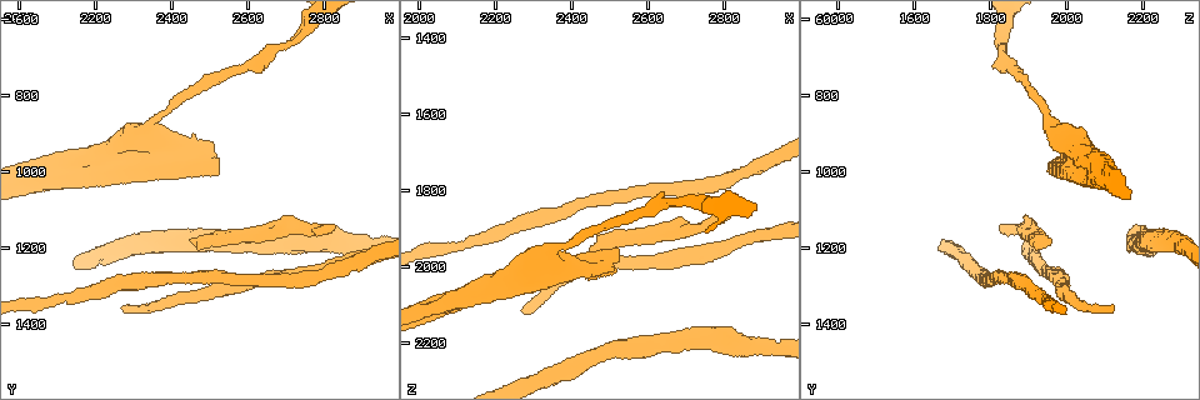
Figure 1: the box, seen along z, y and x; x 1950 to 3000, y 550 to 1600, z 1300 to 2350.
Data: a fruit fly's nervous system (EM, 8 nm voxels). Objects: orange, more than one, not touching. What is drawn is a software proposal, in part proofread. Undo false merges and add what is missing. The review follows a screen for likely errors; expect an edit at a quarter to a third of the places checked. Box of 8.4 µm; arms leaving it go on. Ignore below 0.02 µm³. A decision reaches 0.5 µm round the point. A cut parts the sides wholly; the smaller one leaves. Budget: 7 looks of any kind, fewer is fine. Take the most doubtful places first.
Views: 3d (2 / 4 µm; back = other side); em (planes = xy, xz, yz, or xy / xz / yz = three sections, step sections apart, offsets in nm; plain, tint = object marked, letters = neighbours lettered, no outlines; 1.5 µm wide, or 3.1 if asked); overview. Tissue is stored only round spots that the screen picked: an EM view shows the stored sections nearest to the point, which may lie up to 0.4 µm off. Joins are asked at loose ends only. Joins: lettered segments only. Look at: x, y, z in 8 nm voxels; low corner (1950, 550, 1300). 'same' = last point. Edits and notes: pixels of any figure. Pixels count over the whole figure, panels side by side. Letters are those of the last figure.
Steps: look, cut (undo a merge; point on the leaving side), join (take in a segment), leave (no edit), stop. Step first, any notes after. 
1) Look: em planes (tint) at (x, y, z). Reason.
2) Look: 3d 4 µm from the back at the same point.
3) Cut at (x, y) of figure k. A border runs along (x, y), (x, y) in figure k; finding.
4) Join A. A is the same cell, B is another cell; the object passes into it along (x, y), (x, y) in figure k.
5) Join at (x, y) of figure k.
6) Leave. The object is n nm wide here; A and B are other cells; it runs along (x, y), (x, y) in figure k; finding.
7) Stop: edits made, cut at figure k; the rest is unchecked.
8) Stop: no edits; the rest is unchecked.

Look: em 3.1 µm xz step 8 (tint) at (2270, 1360, 2115). Long arm stops here.

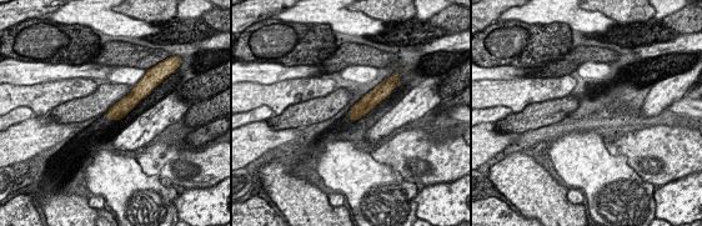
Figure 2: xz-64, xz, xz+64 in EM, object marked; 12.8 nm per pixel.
Look: em 3.1 µm xy step 16 (letters) at the same point. Cut it another way.

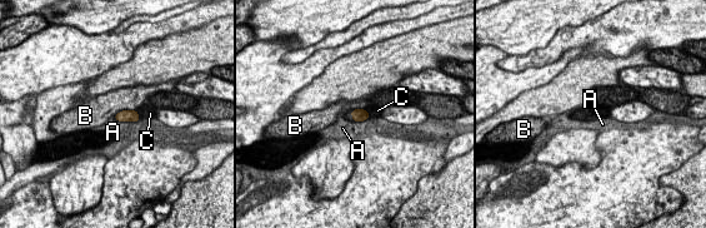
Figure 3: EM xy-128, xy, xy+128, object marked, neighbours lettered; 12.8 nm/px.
Leave. A, B and C are other cells; a border runs along (135, 109), (123, 109), (114, 117) in figure 3; no lettered segment goes on from it.

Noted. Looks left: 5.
Look: em xz step 8 (letters) at (2835, 1150, 1845). Free end.

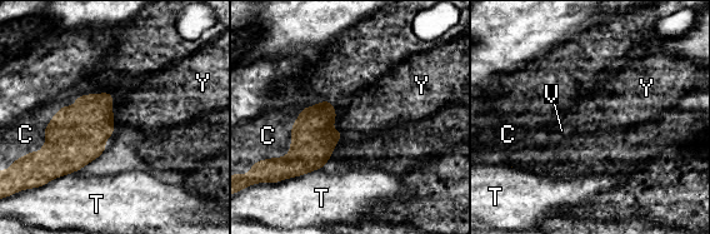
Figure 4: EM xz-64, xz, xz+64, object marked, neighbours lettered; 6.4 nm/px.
Look: em planes (letters) at the same point.

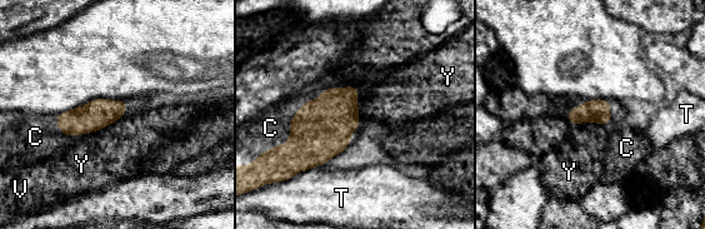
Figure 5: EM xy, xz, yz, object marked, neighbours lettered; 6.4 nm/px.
Leave. The longest contact is with Y, 380 nm; C, T, V and Y are other cells; a border runs along (123, 115), (99, 129), (68, 137) in figure 5; no lettered segment goes on from it.

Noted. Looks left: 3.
Look: 3d 4 µm at (2110, 1340, 1950). Narrows sharply.

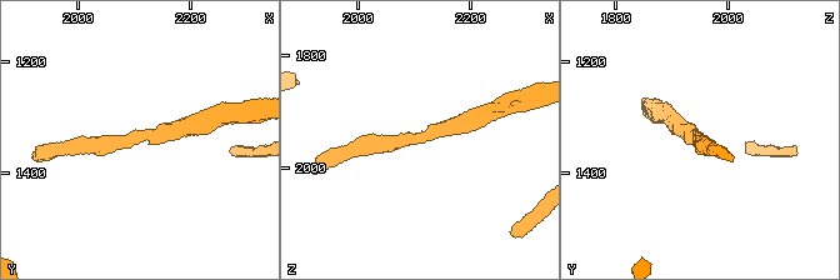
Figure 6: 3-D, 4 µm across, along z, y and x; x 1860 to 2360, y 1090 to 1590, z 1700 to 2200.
Look: em planes (tint) at (2110, 1335, 1945). The arms are 240, 280 nm wide.

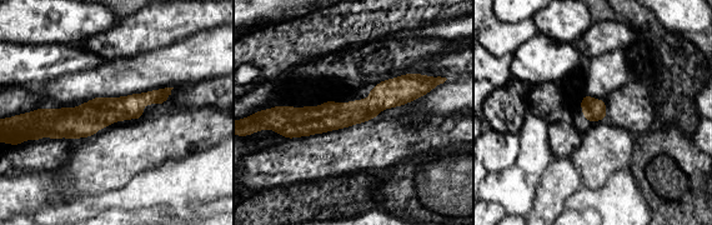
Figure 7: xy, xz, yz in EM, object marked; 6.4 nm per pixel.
Look: em planes (letters) at the same point.

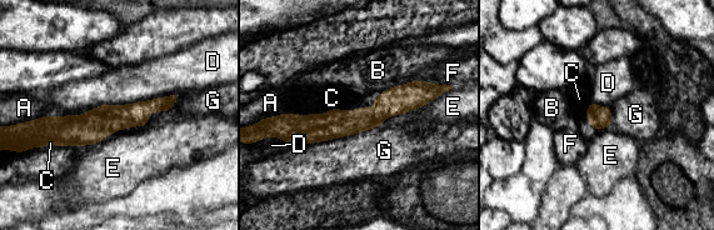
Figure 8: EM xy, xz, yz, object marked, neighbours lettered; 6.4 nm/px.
Leave. A, B, C, D, E, F and G are other cells; one cell here.

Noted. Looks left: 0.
Stop: no edits; the rest is unchecked.

